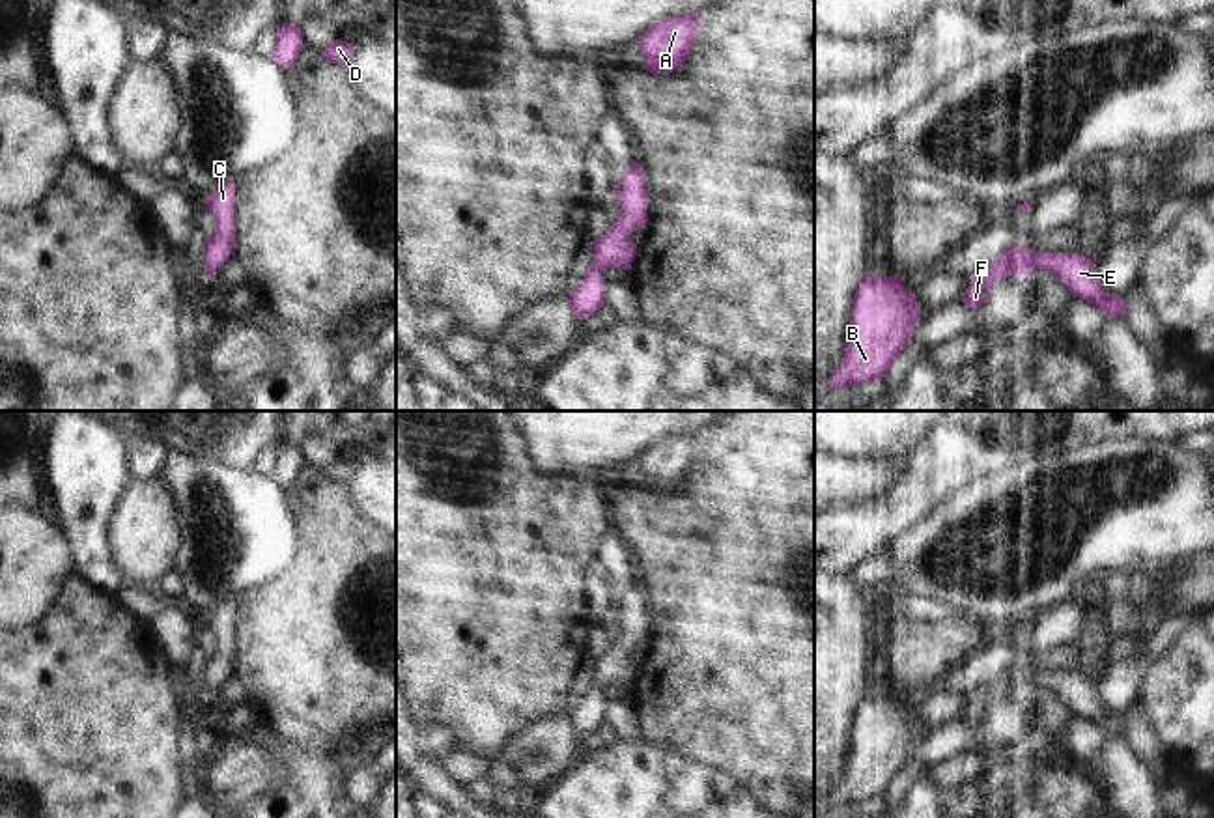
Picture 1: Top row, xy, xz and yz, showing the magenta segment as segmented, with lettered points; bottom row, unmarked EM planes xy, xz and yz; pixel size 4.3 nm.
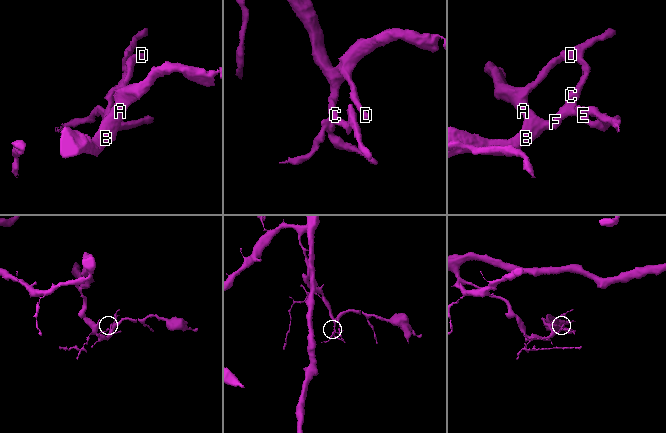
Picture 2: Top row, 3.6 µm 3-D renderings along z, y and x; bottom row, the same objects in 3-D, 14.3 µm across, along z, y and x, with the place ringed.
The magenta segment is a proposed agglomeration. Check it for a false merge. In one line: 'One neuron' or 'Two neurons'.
One neuron

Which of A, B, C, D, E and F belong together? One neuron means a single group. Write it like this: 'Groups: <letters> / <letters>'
Groups: A B C D E F

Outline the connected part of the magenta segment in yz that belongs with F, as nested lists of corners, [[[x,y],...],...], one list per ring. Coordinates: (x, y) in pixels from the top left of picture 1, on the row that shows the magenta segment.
[[[1016,245],[1007,248],[995,261],[981,265],[969,278],[960,301],[975,312],[997,280],[1029,275],[1035,269],[1052,273],[1074,297],[1096,304],[1108,317],[1126,316],[1128,303],[1102,288],[1096,263],[1081,252],[1033,252]]]

